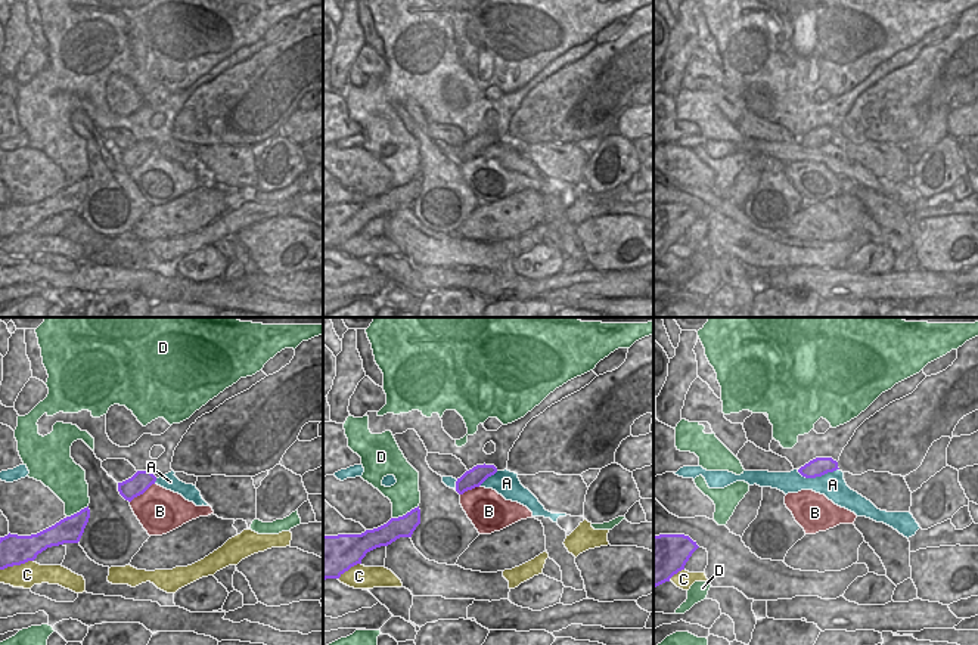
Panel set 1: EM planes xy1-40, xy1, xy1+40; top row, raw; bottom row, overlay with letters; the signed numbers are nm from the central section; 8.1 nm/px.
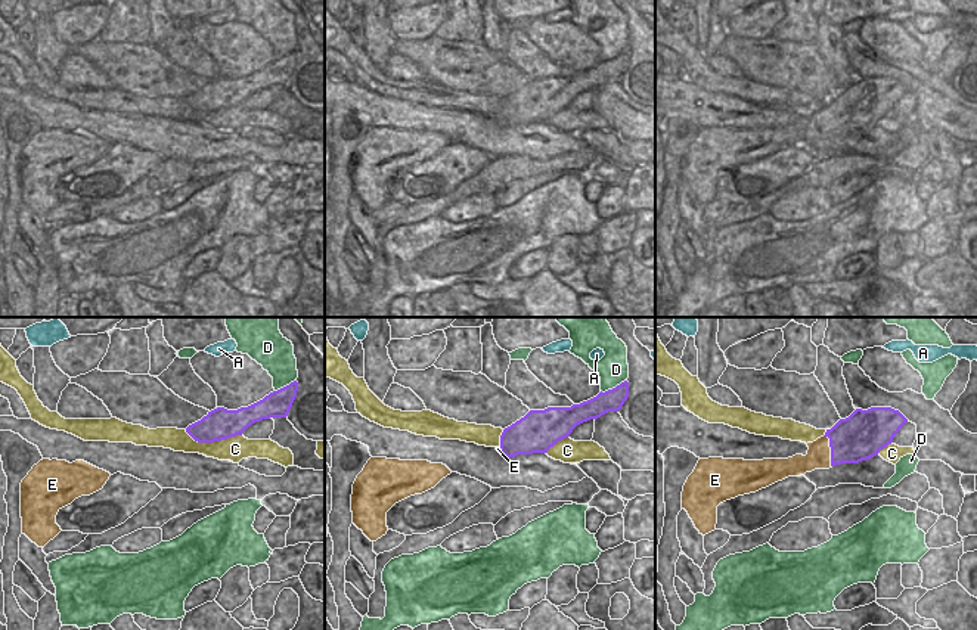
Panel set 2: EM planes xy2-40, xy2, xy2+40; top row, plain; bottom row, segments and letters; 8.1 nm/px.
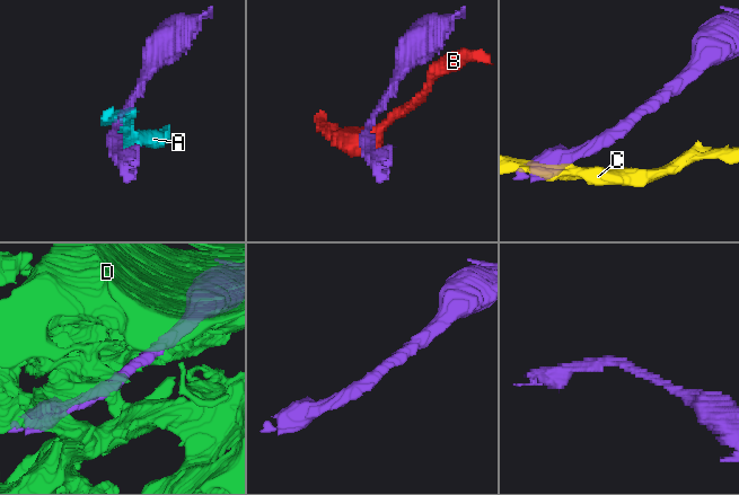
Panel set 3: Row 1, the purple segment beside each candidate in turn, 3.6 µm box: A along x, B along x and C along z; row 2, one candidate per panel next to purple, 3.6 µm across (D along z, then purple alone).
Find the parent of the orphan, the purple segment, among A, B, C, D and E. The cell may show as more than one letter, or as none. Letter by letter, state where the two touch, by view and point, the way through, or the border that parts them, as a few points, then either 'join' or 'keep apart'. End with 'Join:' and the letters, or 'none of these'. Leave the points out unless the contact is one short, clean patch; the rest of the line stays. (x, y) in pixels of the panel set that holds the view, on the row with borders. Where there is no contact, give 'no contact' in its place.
A: contact xy1+40 (817, 476); keep apart
B: contact xy1-40 (142, 493); border xy1-40 (154, 483), (130, 502); keep apart
C: contact xy2-40 (213, 441); keep apart
D: contact xy1 (406, 514); keep apart
E: contact xy2+40 (831, 450); join
Join: E

